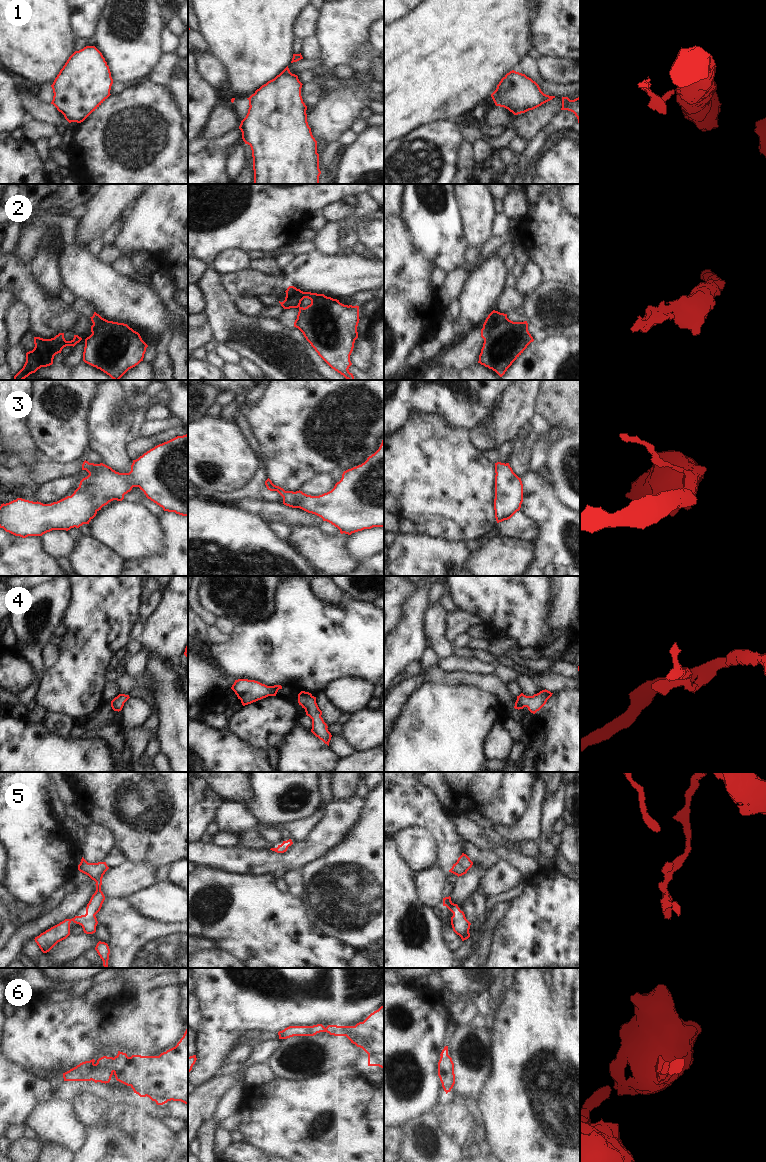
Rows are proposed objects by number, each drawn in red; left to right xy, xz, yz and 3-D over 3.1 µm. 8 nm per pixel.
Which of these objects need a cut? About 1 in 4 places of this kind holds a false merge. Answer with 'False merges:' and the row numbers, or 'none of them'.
False merges: 1, 2

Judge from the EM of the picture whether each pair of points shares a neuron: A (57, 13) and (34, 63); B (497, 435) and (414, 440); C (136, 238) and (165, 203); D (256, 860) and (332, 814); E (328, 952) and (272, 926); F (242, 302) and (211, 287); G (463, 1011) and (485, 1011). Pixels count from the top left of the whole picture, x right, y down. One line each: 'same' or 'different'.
A: same
B: different
C: same
D: same
E: same
F: different
G: same

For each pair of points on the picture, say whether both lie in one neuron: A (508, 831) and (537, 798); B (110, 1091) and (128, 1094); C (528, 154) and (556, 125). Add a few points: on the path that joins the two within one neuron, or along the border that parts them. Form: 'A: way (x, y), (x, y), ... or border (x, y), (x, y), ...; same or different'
A: way (518, 829), (533, 814), (535, 808); same
B: way (114, 1091), (124, 1094); same
C: way (534, 146), (548, 130); same

